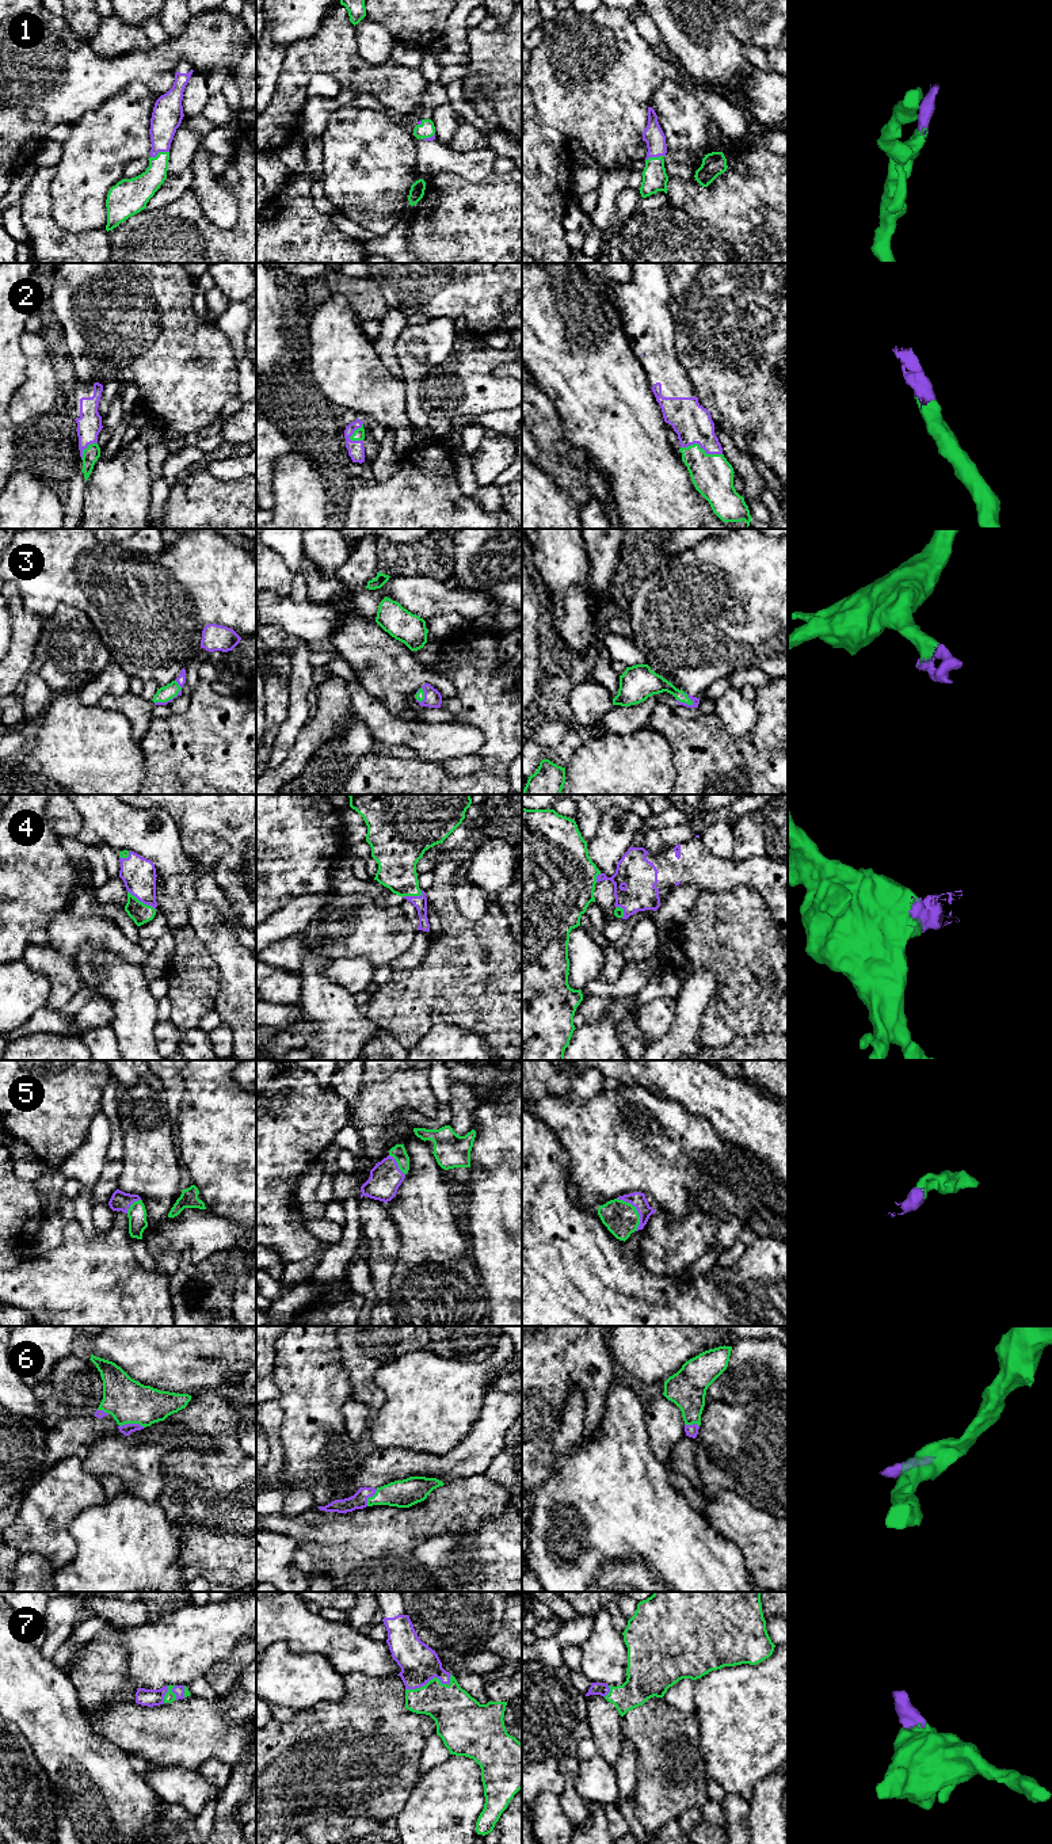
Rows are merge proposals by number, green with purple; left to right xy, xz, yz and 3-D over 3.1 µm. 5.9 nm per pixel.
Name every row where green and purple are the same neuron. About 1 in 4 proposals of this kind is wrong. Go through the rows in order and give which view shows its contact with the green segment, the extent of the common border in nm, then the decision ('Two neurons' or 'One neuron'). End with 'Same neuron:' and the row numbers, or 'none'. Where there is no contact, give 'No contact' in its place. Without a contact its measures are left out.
1: Touches green in xy. Shared border 120 nm. One neuron
2: Touches green in yz. Shared border 260 nm. One neuron
3: Touches green in yz. Shared border 120 nm. One neuron
4: Touches green in xy. Shared border 200 nm. One neuron
5: Touches green in yz. Shared border 240 nm. One neuron
6: Touches green in xy. Shared border 150 nm. One neuron
7: Touches green in xz. Shared border 300 nm. One neuron
Same neuron: 1, 2, 3, 4, 5, 6, 7

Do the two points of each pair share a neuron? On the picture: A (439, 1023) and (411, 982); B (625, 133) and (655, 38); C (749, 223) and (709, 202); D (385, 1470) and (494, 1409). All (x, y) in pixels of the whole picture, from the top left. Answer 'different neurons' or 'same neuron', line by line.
A: different neurons
B: different neurons
C: same neuron
D: same neuron

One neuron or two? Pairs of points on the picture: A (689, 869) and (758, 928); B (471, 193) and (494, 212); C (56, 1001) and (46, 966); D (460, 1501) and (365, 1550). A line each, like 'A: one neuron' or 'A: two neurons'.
A: two neurons
B: one neuron
C: one neuron
D: one neuron

